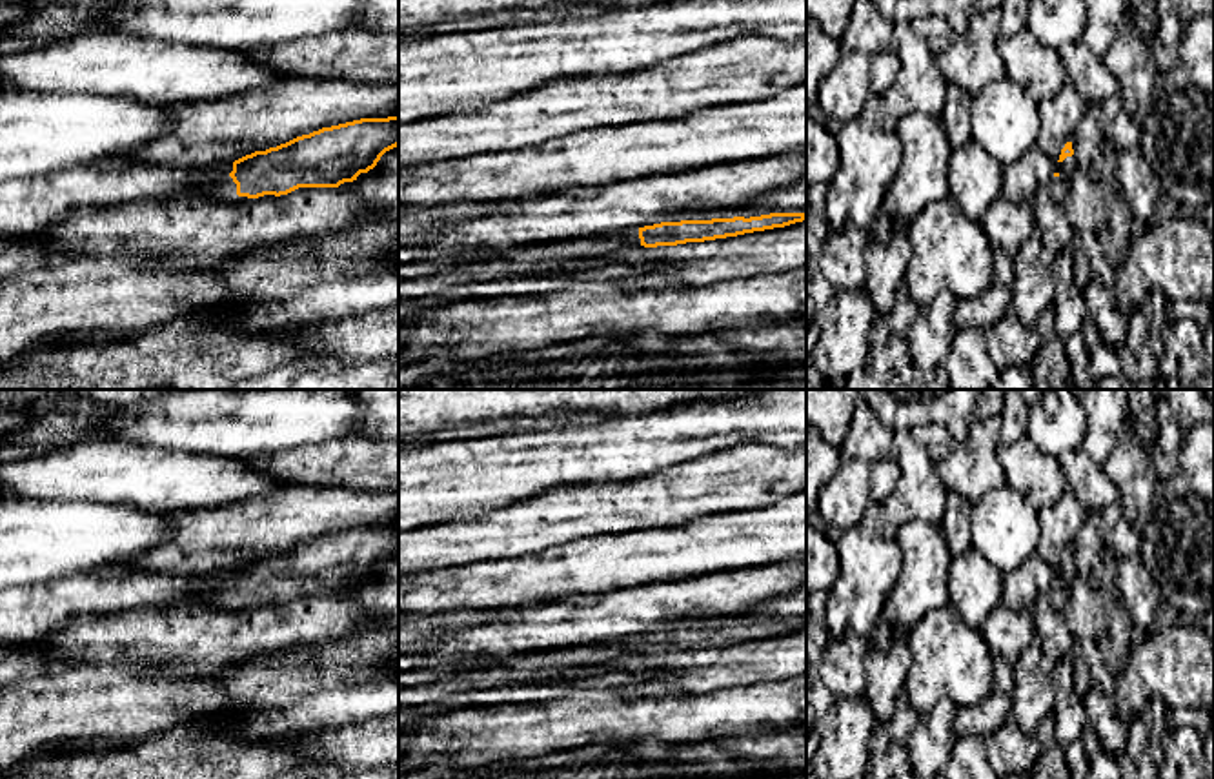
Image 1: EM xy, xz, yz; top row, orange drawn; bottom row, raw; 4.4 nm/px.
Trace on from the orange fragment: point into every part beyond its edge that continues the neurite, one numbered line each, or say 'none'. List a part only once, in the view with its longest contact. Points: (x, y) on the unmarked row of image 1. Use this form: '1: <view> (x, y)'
1: xy (222, 596)

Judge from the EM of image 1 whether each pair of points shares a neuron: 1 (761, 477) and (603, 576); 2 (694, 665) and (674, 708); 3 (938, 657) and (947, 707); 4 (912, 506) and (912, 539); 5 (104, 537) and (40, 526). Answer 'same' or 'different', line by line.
1: different
2: different
3: different
4: different
5: same

